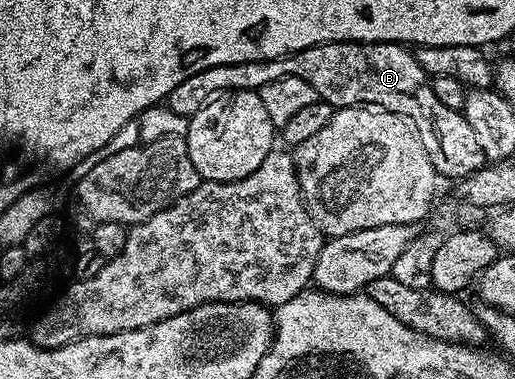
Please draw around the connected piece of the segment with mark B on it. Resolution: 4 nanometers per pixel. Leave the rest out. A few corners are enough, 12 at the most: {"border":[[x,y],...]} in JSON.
{"border":[[326,42],[271,62],[205,68],[165,105],[190,120],[216,94],[301,76],[332,108],[409,120],[436,175],[485,165],[398,42]]}

